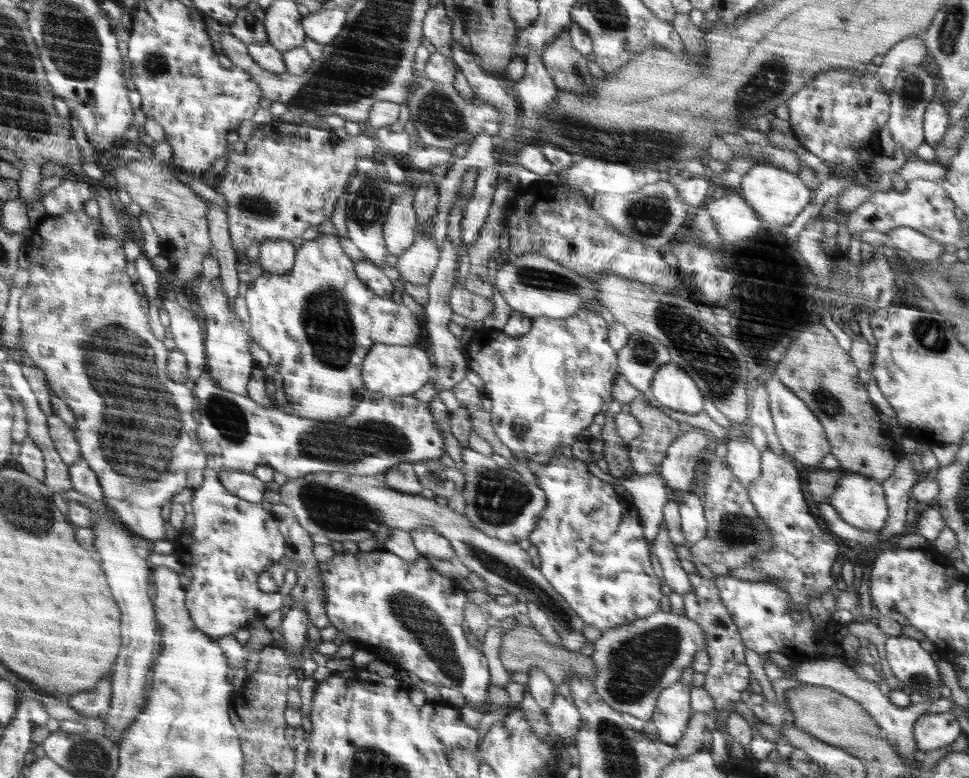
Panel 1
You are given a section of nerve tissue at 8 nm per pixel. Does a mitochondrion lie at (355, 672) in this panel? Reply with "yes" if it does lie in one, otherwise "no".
no

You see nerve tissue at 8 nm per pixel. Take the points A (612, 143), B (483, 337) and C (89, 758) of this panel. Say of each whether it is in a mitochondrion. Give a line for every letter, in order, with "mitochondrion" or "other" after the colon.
A: mitochondrion
B: other
C: mitochondrion

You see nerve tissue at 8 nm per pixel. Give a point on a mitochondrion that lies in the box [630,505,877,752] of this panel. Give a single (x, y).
(736, 532)

